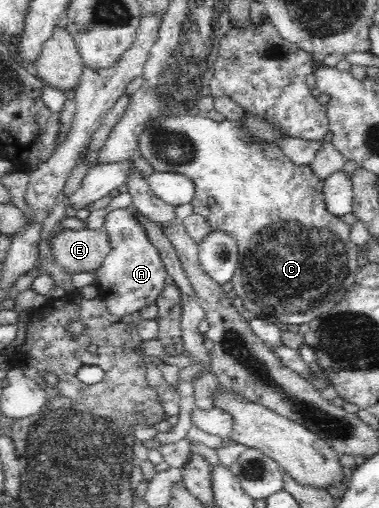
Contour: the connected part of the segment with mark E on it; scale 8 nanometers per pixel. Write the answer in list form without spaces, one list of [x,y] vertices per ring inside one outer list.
[[[106,227],[100,230],[64,229],[52,242],[52,251],[62,270],[68,274],[95,271],[112,250]]]

